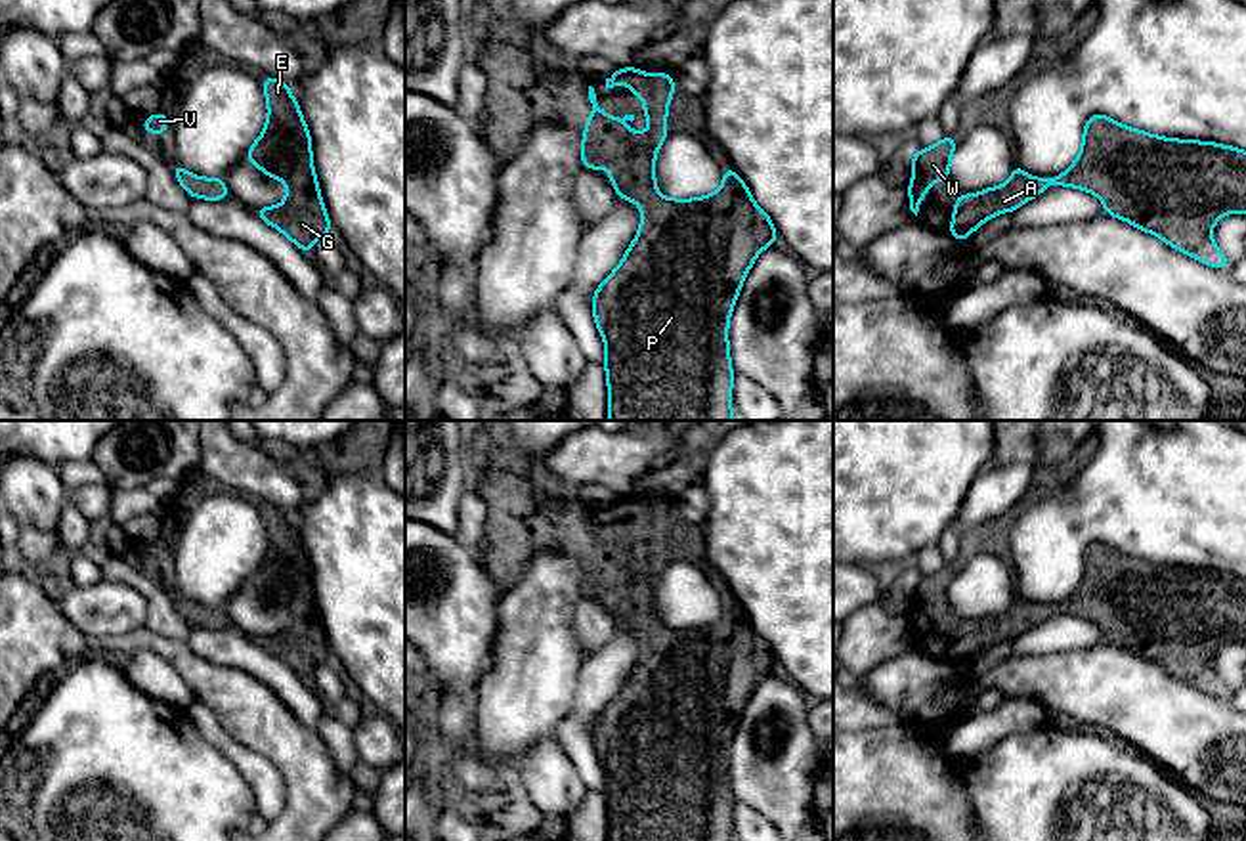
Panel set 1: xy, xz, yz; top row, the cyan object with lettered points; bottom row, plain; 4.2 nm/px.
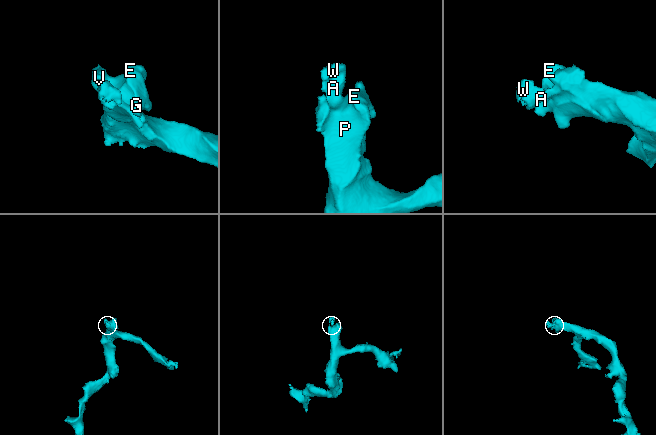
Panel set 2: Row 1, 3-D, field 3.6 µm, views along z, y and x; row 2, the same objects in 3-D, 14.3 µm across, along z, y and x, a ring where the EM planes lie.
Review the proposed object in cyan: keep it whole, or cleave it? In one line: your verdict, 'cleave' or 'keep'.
keep

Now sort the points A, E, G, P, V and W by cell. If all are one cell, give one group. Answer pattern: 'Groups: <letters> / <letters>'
Groups: A E G P V W

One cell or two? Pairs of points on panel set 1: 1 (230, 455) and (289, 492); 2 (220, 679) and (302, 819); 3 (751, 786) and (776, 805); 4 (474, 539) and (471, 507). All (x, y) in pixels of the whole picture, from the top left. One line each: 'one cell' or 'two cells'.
1: one cell
2: one cell
3: one cell
4: one cell

